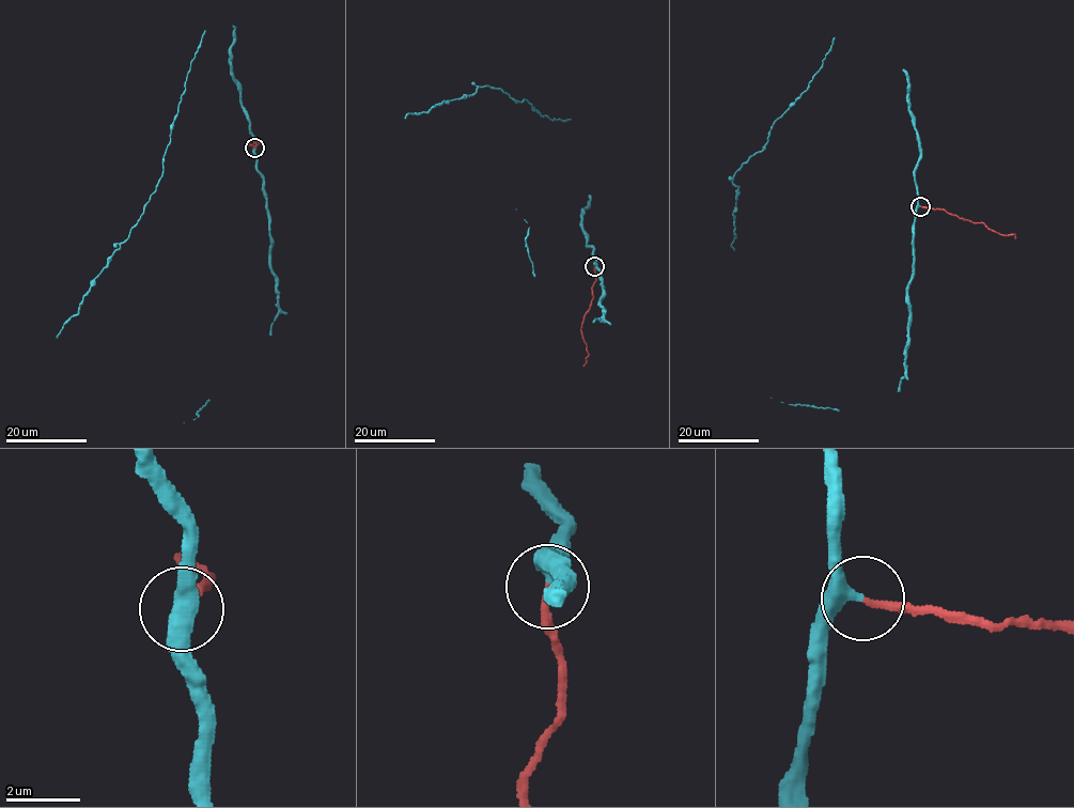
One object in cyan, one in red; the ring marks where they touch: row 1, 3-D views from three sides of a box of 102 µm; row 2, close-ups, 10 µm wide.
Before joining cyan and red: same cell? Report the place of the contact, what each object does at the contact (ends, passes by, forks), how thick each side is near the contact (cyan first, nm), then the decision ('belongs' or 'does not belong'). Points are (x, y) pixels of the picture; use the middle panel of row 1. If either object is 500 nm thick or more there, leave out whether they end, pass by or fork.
at (594, 266); cyan passes by; red ends there; 320 nm thick on the cyan side, 190 nm on the other; belongs

